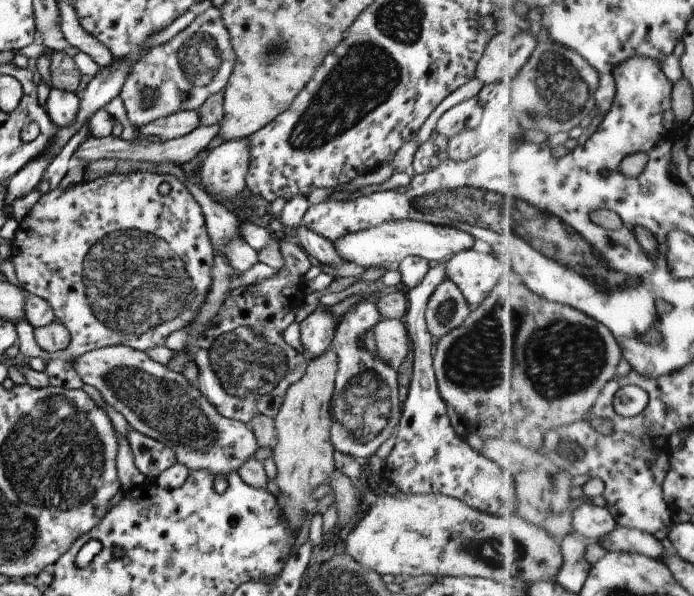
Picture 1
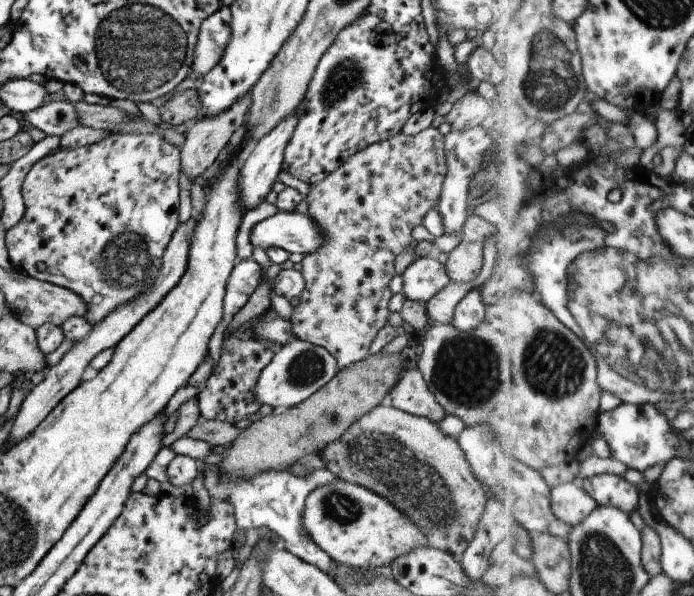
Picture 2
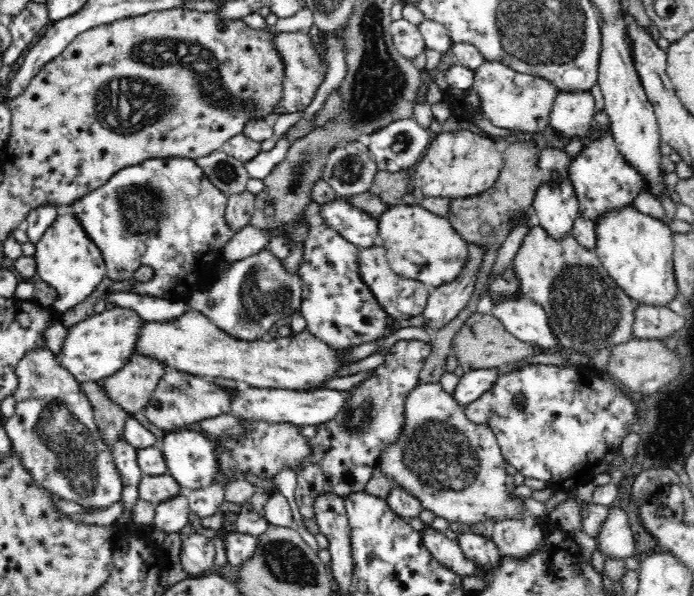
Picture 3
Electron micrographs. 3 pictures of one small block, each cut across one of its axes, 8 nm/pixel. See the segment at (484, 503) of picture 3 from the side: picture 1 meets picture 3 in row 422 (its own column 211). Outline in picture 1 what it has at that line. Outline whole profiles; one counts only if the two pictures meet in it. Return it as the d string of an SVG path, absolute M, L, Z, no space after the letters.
M126 346L98 348L86 352L78 358L71 358L69 363L72 364L74 372L80 376L82 382L99 390L104 402L122 414L133 430L172 448L174 456L176 456L176 463L188 466L189 470L208 470L210 474L223 473L224 476L216 476L216 480L214 480L213 488L218 494L222 494L228 489L226 476L230 472L237 472L248 458L254 457L259 448L250 426L221 416L216 408L202 396L202 392L196 385L188 382L180 372L174 372L168 366L150 360L150 356L145 351L134 350Z

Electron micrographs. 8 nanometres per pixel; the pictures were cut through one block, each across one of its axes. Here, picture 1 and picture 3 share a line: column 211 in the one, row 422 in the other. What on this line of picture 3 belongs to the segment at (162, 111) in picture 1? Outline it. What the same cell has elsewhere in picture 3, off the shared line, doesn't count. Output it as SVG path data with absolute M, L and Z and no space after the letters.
M48 348L30 350L18 362L16 377L18 389L13 395L16 399L16 412L11 418L6 419L4 428L26 473L53 496L75 502L86 510L104 510L118 502L124 488L121 475L116 469L111 448L106 445L99 426L96 425L94 408L80 388L81 382L58 363L55 354Z

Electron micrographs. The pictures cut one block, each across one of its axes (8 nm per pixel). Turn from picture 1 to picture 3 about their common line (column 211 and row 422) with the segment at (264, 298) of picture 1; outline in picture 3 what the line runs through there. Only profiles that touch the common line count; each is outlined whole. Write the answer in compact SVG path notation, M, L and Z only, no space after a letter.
M398 340L384 355L384 363L372 370L372 375L360 385L347 391L351 398L342 406L337 416L329 422L317 425L317 434L309 440L312 455L307 457L305 468L298 473L295 500L302 518L315 518L313 500L320 493L334 493L347 497L355 492L365 490L366 483L373 476L374 470L379 466L378 458L384 452L383 448L395 443L404 428L404 404L406 395L418 386L419 374L432 352L432 345L422 340Z

